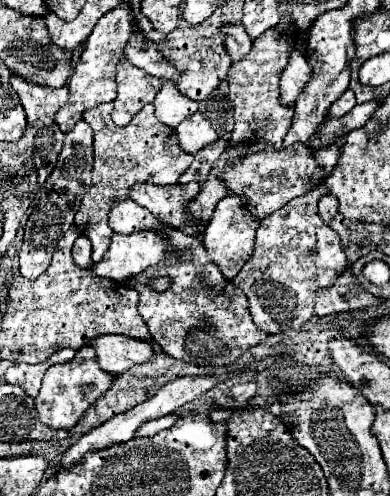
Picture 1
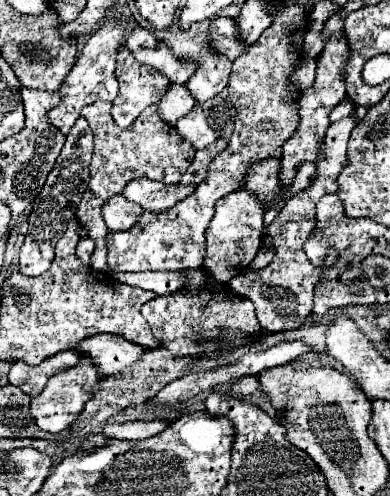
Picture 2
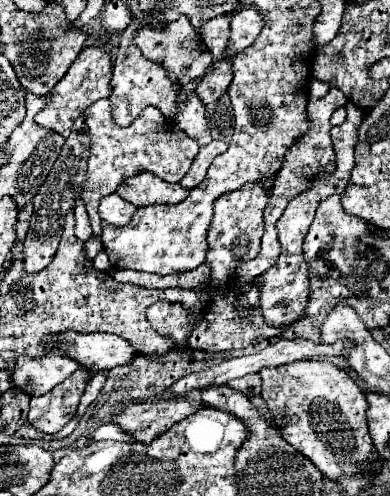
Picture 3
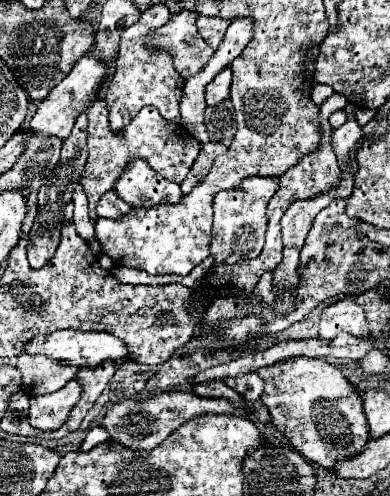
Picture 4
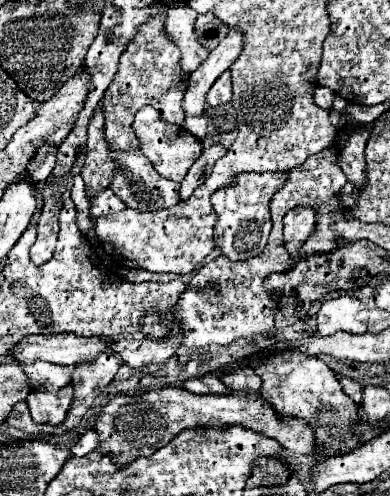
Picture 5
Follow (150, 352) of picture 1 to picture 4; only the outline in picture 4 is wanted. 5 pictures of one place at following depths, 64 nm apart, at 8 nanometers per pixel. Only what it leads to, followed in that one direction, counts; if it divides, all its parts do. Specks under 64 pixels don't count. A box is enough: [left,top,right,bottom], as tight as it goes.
[28,330,128,368]

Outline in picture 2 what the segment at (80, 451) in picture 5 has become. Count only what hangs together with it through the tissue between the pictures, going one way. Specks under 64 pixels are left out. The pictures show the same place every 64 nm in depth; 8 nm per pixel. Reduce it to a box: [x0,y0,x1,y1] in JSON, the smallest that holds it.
[104,420,168,440]

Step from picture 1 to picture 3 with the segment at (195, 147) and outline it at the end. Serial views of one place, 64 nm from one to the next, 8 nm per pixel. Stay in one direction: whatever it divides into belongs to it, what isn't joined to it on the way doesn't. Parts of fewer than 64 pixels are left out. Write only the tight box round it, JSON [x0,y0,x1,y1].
[176,80,212,146]

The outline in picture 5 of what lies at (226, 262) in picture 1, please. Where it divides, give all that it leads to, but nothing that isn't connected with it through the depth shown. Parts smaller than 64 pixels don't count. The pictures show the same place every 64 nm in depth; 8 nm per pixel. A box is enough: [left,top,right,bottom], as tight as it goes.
[212,174,284,260]

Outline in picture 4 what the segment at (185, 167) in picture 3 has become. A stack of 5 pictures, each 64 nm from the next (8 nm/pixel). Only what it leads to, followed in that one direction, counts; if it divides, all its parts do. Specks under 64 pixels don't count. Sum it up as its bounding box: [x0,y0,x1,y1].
[80,98,200,224]

